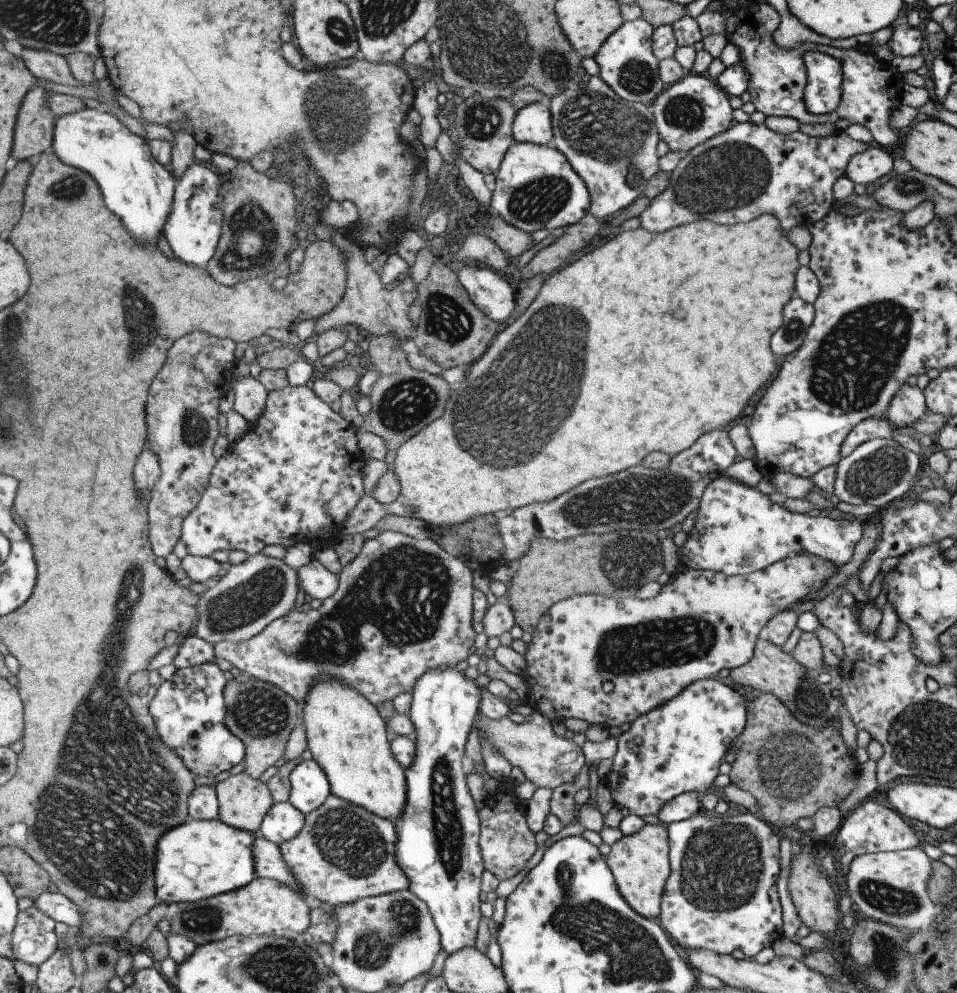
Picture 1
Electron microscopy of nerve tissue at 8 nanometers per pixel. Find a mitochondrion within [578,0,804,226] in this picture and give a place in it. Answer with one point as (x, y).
(729, 176)

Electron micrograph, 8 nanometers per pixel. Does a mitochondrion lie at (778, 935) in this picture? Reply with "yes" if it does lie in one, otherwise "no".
no

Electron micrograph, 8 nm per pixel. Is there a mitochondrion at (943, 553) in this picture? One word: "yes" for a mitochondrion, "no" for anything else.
no

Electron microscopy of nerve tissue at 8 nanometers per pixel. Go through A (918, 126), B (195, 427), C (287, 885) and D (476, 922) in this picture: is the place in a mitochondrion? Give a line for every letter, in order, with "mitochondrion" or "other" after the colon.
A: other
B: mitochondrion
C: other
D: other

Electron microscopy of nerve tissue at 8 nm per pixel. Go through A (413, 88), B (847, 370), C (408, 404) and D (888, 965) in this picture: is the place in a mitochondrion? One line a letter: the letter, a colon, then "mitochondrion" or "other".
A: other
B: mitochondrion
C: mitochondrion
D: mitochondrion

